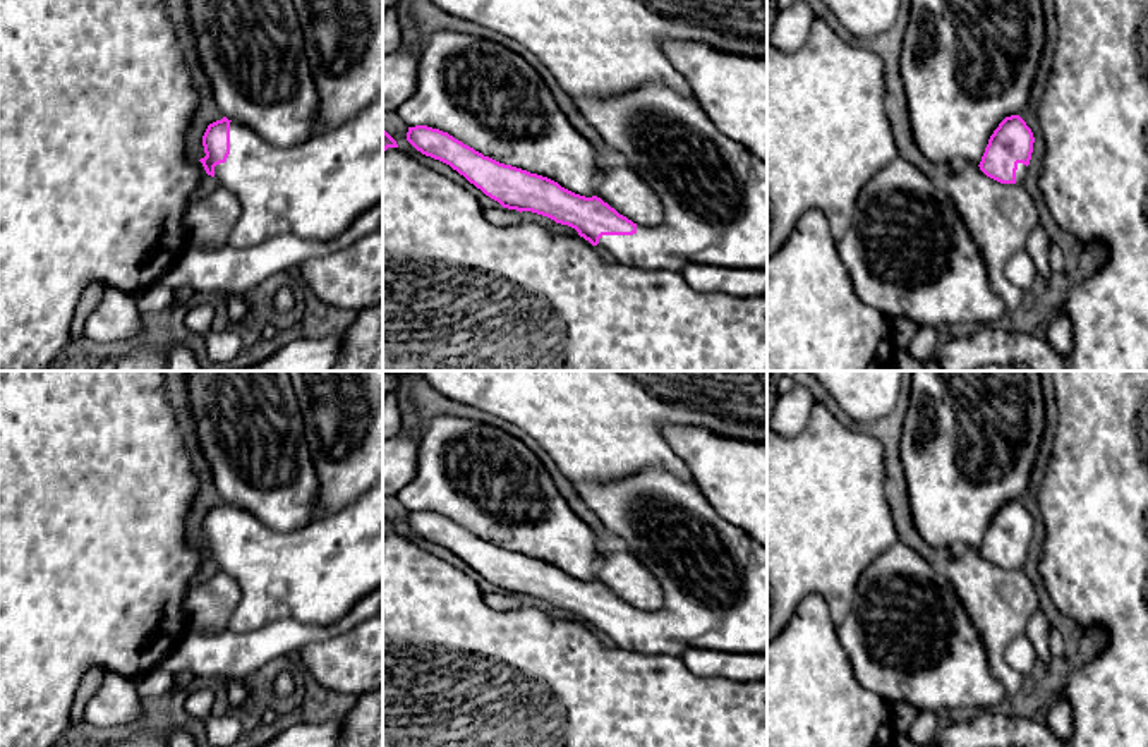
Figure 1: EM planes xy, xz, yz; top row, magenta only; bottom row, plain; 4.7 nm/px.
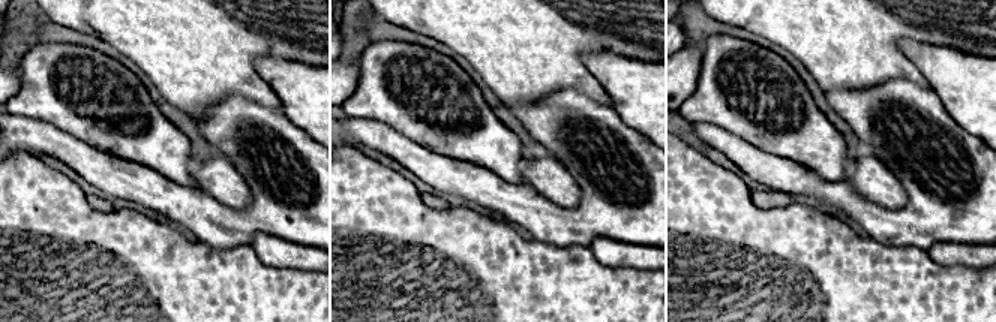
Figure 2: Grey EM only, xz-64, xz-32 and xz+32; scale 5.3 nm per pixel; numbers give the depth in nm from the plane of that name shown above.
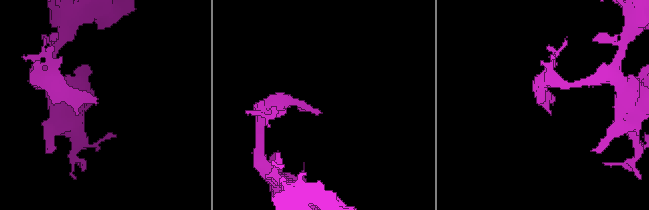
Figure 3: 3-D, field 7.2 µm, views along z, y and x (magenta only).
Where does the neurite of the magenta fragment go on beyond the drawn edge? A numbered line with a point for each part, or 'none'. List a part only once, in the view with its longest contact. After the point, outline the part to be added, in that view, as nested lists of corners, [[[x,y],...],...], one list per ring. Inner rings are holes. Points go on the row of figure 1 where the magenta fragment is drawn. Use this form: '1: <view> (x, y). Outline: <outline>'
1: xy (316, 191). Outline: [[[383,94],[336,131],[299,148],[278,148],[232,120],[230,155],[214,167],[214,177],[240,203],[232,247],[247,249],[283,234],[329,240],[383,201]]]

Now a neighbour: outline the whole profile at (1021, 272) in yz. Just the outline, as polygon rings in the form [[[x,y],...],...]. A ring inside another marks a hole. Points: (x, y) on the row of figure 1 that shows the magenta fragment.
[[[1018,252],[1014,254],[1004,270],[1007,280],[1016,285],[1024,294],[1033,287],[1038,278],[1036,266],[1030,254]]]

